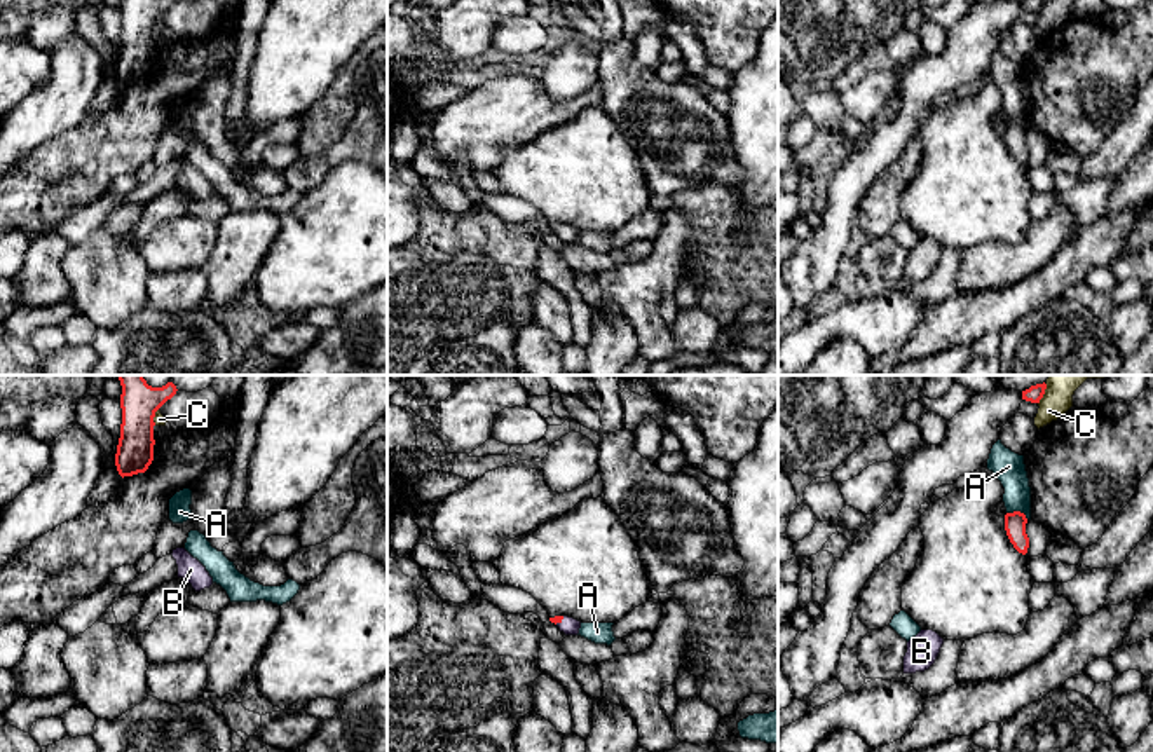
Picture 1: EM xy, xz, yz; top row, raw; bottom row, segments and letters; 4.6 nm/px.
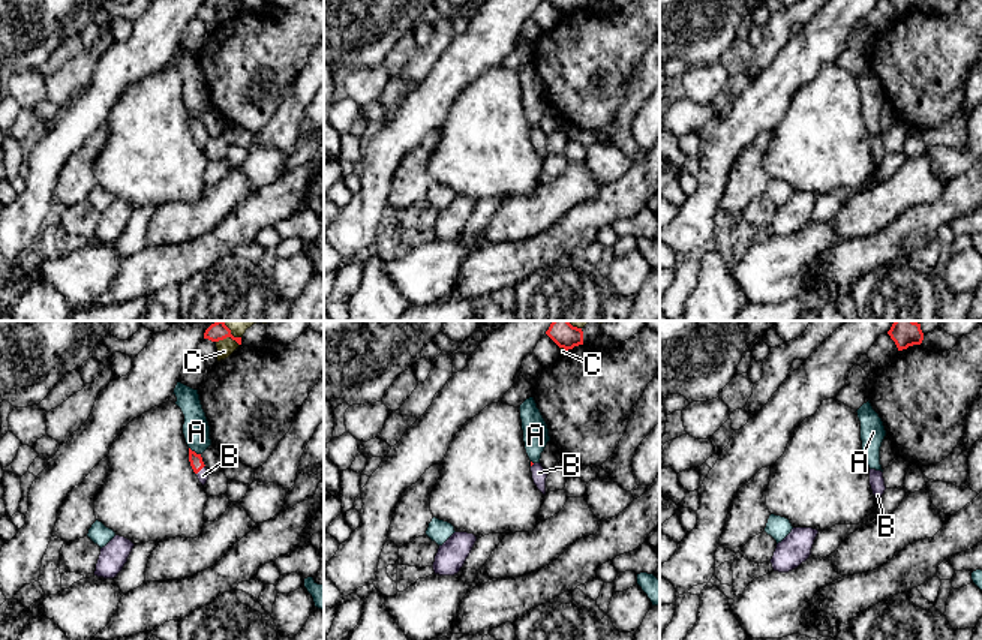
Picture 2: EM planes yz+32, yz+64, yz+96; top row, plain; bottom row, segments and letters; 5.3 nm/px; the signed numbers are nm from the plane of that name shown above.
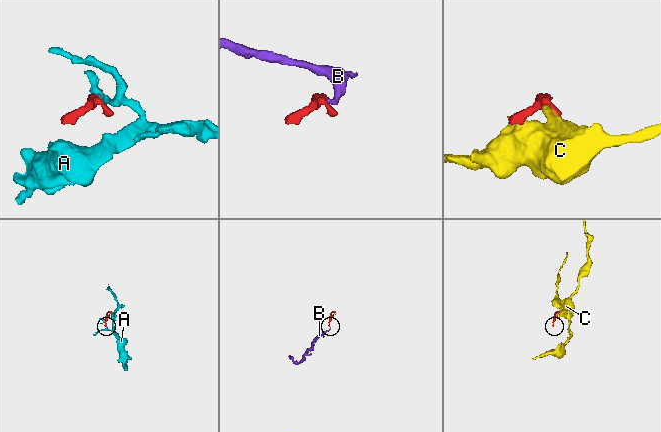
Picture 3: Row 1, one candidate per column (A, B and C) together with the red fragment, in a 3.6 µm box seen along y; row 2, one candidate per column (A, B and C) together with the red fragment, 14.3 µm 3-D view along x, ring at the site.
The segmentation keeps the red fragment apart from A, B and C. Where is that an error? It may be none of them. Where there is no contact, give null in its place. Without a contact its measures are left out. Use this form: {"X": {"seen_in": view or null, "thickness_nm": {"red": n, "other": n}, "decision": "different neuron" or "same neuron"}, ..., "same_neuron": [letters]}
{"A": {"seen_in": "yz", "thickness_nm": {"red": 100, "other": 140}, "decision": "different neuron"}, "B": {"seen_in": "xz", "thickness_nm": {"red": 40, "other": 80}, "decision": "same neuron"}, "C": {"seen_in": "xy", "thickness_nm": {"red": 180, "other": 60}, "decision": "different neuron"}, "same_neuron": ["B"]}

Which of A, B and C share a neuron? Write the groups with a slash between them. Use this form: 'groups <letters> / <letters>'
groups A / B / C

